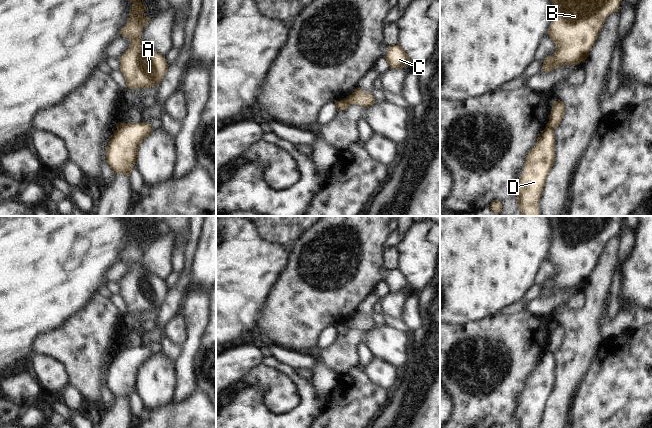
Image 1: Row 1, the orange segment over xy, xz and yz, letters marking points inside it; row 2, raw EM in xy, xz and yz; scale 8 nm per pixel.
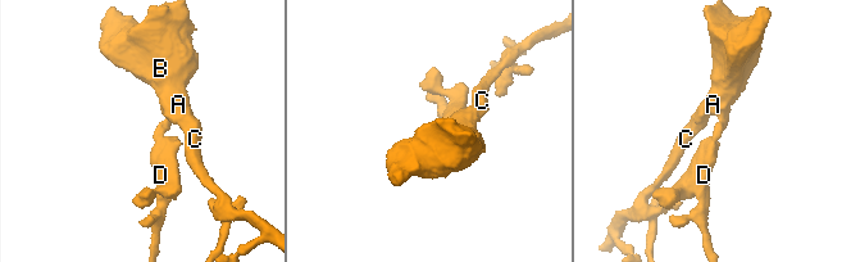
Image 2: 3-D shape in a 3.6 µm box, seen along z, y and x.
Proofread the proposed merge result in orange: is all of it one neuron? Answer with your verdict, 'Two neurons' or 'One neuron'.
Two neurons

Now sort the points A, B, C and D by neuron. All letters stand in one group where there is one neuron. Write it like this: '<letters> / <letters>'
A B C / D

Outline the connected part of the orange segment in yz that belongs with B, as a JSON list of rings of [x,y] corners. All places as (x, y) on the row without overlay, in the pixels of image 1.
[[[548,216],[552,227],[552,243],[548,253],[556,275],[543,286],[542,295],[548,297],[562,289],[579,289],[585,285],[597,264],[607,241],[618,236],[623,216]]]

